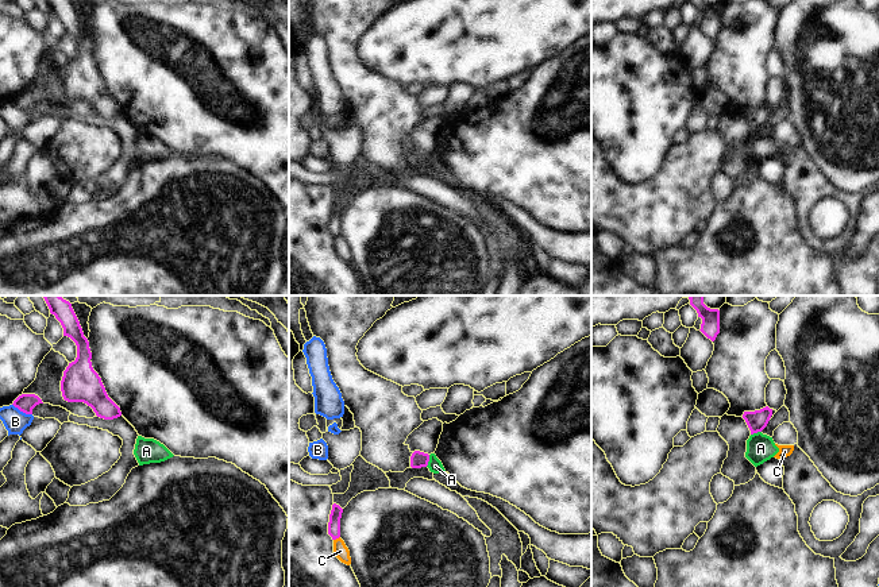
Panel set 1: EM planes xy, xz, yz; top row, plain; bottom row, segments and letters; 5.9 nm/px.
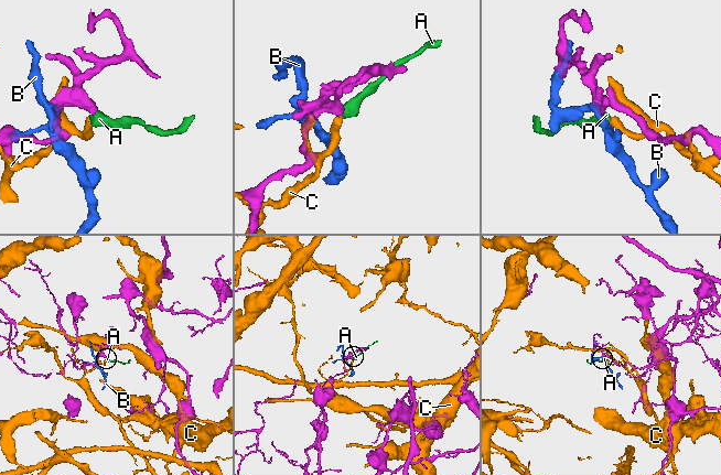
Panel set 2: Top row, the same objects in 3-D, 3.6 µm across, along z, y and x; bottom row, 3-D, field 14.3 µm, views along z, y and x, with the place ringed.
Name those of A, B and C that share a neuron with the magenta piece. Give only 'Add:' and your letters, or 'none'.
Add: none

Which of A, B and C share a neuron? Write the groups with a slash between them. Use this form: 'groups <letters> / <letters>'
groups A C / B

